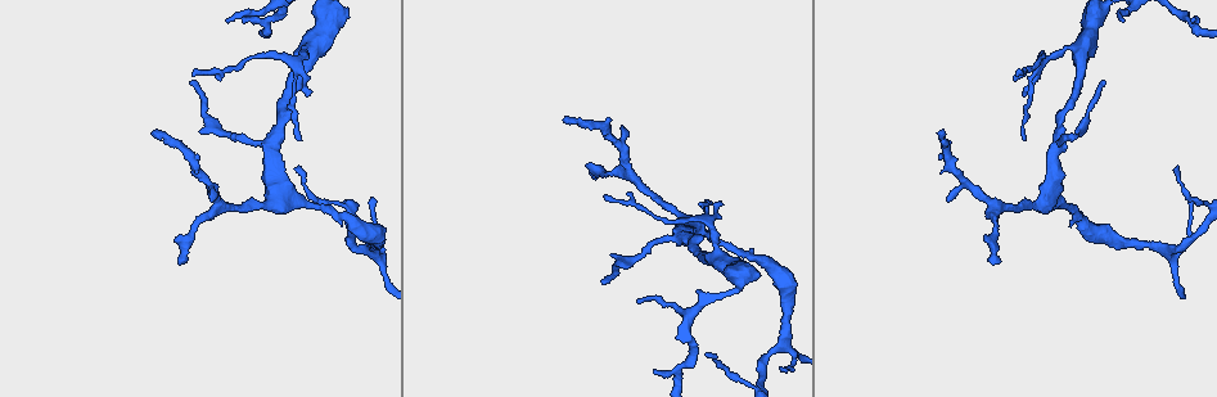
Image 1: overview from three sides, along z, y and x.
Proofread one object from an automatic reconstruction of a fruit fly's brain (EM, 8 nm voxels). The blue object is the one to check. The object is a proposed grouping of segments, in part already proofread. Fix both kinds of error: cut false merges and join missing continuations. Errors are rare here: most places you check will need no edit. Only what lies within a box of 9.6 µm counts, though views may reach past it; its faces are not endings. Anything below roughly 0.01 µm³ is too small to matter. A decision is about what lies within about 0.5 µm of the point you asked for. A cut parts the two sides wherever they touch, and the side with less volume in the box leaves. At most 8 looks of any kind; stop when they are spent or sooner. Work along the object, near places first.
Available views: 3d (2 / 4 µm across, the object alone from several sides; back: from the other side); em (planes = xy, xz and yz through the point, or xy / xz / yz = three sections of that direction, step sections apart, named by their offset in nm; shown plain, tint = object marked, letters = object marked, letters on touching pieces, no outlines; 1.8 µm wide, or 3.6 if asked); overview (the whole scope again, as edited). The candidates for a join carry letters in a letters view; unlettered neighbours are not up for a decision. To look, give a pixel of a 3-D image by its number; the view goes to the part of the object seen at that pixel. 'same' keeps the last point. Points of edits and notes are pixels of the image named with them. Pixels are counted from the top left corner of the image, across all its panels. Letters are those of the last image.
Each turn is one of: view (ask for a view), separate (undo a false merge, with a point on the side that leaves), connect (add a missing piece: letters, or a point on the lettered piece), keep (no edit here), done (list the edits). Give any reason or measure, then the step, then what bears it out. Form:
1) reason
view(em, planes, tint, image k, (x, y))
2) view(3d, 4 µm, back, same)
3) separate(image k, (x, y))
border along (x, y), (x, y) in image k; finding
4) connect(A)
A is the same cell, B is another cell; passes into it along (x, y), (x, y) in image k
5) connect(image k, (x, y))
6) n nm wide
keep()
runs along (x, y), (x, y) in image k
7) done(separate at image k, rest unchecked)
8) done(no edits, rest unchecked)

a fork
view(3d, 4 µm, image 1, (369, 248))

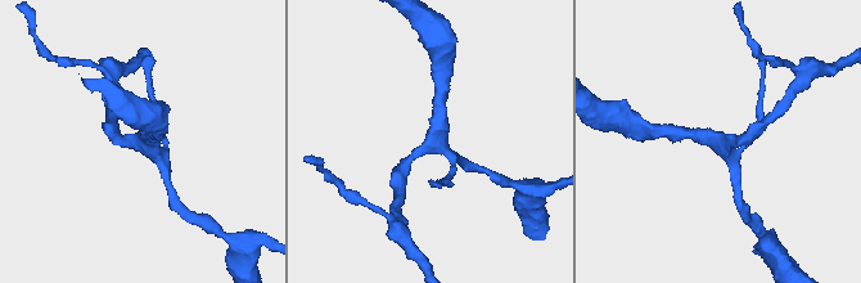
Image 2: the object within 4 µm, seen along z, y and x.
now the EM
view(em, planes, letters, image 2, (432, 133))

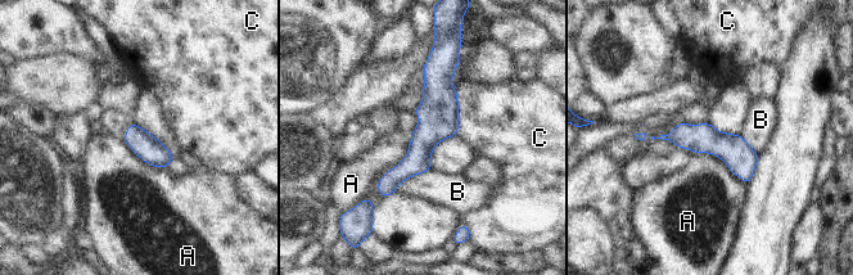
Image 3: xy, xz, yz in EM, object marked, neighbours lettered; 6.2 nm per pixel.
A touches over 380 nm
keep()
A, B and C are other cells; border along (695, 153), (716, 154), (745, 185) in image 3; all the same neuron

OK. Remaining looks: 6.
abrupt turn
view(em, xz, step 8, tint, image 1, (296, 61))

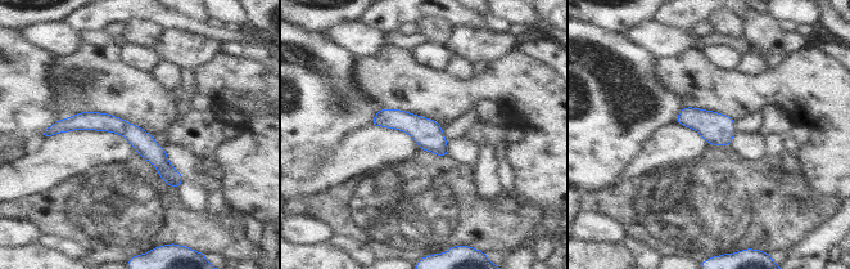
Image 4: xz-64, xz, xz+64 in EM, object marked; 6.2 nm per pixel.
cut it another way
view(em, planes, letters, same)

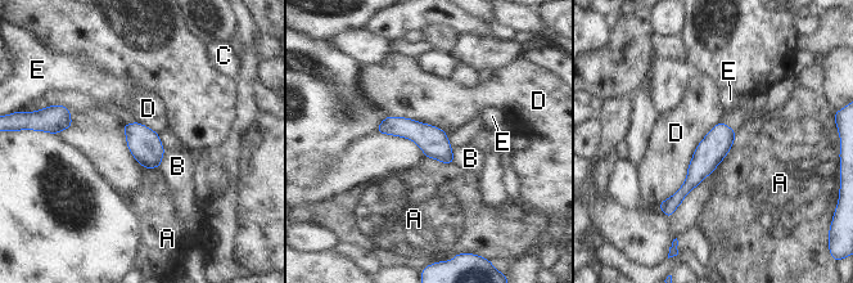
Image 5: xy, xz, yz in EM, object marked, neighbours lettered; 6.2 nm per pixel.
180 nm wide
keep()
A, B, C, D and E are other cells; one neuron here

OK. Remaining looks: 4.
thin end
view(3d, 2 µm, back, image 1, (640, 298))

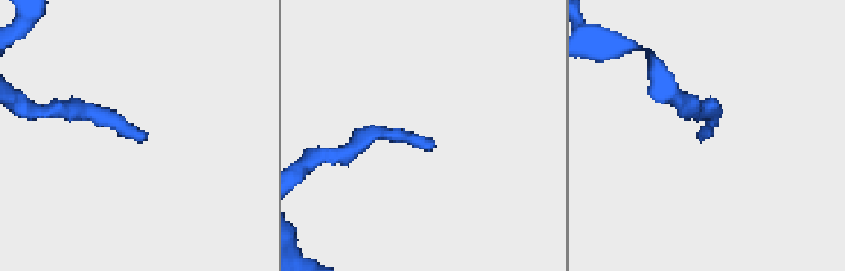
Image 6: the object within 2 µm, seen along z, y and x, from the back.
view(em, yz, step 16, plain, image 6, (433, 146))

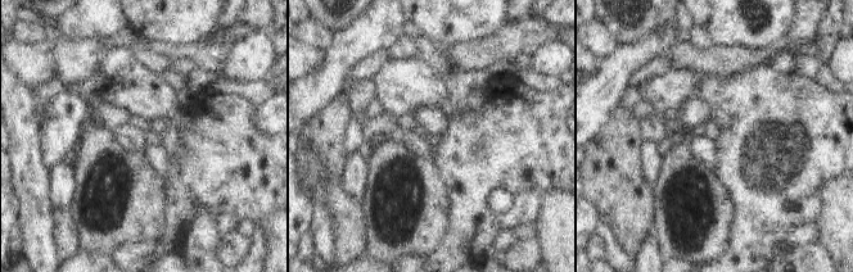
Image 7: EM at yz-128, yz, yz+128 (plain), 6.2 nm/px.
what lies round it
view(em, yz, step 16, letters, same)

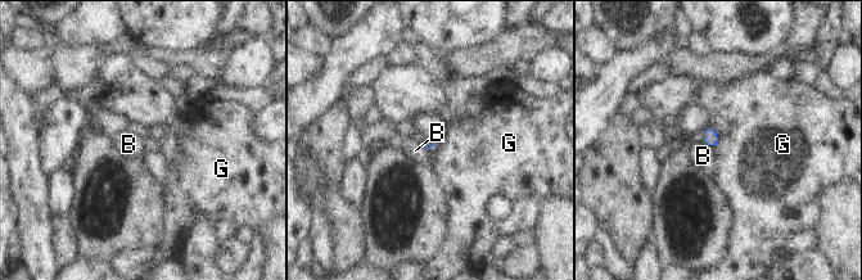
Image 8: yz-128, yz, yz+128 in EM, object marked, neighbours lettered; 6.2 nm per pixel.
keep()
B and G are other cells; border along (704, 141), (713, 148) in image 8; no lettered piece goes on from it

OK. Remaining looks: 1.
done(no edits, rest unchecked)

